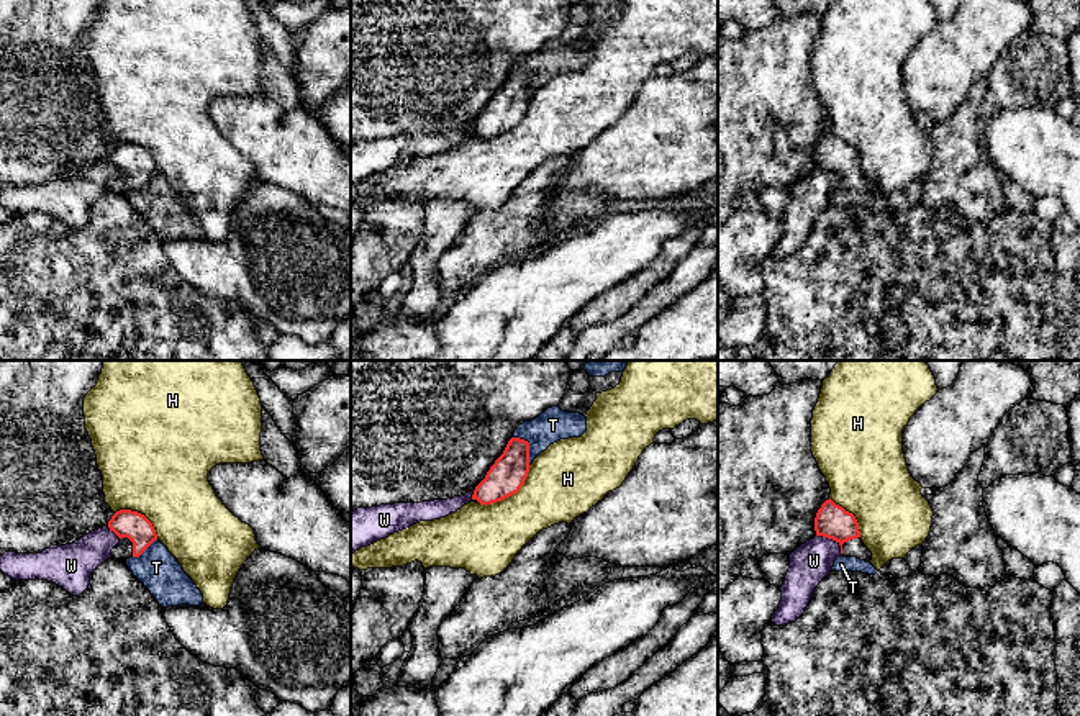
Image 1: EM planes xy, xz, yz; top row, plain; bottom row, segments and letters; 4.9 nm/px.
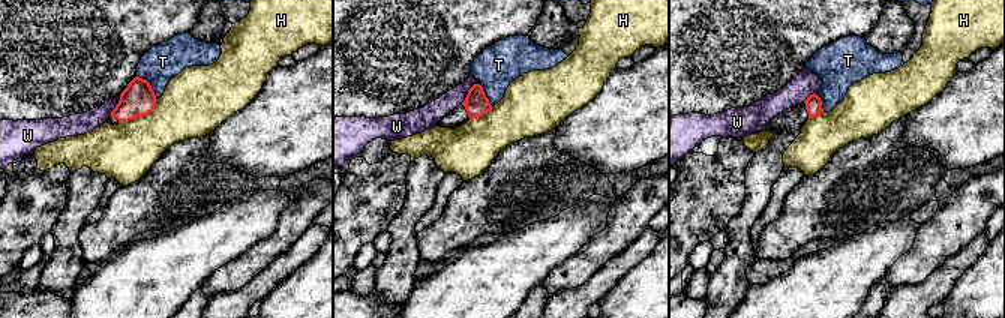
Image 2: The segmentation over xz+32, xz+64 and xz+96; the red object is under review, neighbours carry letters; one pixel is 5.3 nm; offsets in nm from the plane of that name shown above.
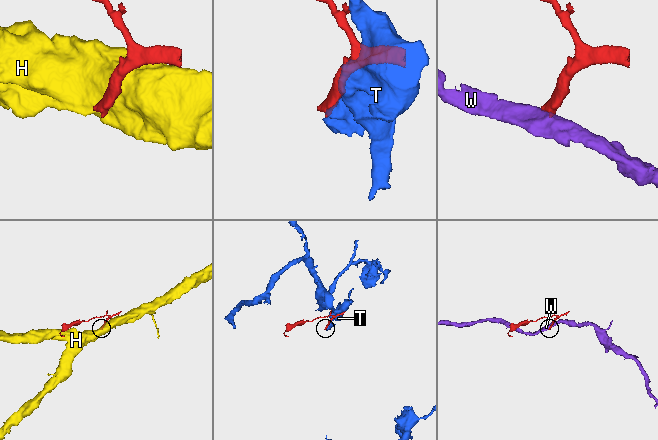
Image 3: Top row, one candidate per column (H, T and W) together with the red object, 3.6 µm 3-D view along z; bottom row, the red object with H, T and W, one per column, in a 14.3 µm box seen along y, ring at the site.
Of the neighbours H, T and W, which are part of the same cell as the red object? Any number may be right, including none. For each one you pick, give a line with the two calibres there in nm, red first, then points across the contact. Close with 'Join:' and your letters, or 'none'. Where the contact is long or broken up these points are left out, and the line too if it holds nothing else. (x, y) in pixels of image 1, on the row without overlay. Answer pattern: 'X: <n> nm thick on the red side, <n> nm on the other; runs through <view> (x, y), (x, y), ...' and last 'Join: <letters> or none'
Join: none

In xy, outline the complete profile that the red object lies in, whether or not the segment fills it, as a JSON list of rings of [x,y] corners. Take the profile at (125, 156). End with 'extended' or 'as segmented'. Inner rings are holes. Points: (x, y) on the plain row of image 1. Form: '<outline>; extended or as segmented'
[[[131,143],[116,144],[108,161],[120,170],[120,177],[111,182],[115,192],[139,190],[157,172],[152,156]]]; extended

